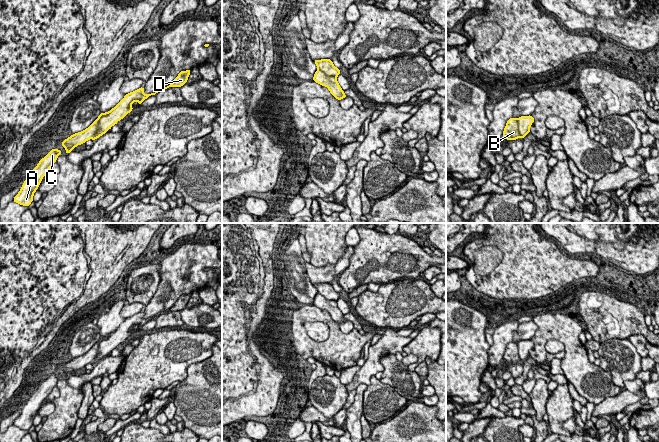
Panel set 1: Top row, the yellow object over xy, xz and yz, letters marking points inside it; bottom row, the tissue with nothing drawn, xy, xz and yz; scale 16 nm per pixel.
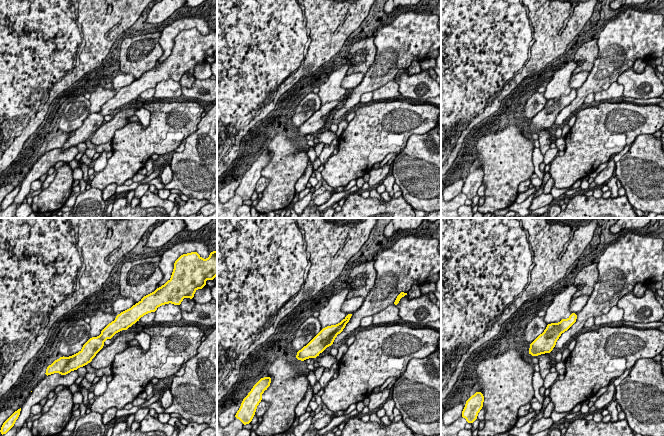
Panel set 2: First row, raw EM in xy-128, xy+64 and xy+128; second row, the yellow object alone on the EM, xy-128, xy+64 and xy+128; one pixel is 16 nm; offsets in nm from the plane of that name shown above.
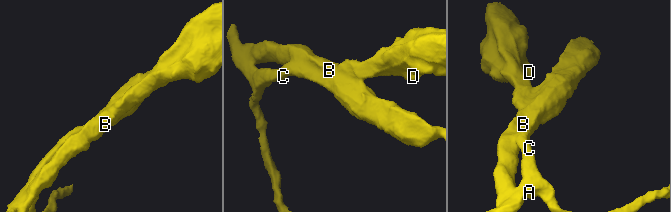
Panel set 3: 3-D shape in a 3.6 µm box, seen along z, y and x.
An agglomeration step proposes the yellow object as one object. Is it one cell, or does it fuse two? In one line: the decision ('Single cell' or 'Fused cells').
Single cell

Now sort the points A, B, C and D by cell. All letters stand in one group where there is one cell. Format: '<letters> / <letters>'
A B C D

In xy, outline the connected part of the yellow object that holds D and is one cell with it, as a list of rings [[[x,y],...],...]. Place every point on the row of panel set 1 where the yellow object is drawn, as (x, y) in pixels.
[[[191,69],[187,70],[187,71],[181,71],[179,73],[179,75],[175,78],[175,80],[169,86],[164,87],[163,89],[167,89],[169,87],[181,87],[181,86],[183,86],[187,82],[187,79],[188,79],[188,77],[190,75],[190,72],[191,72]]]

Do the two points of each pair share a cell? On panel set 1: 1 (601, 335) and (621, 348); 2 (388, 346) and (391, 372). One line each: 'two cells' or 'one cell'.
1: two cells
2: two cells

